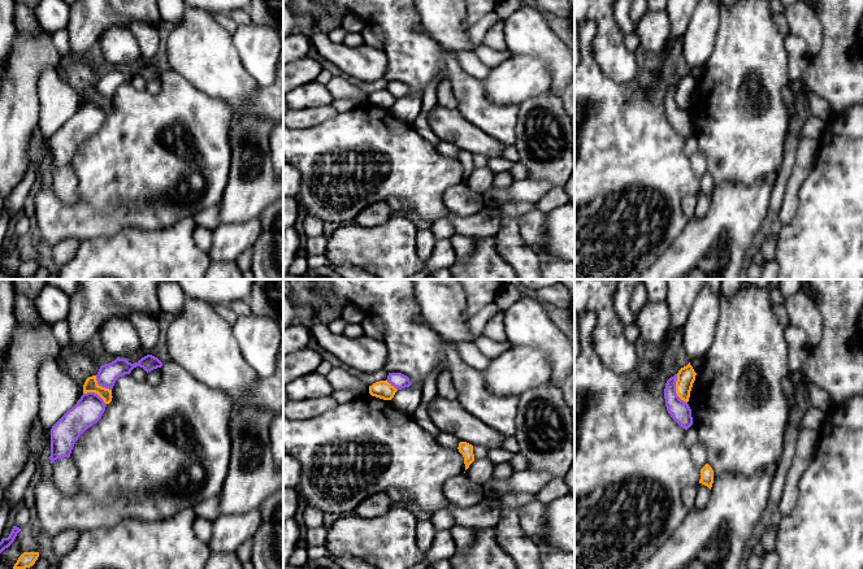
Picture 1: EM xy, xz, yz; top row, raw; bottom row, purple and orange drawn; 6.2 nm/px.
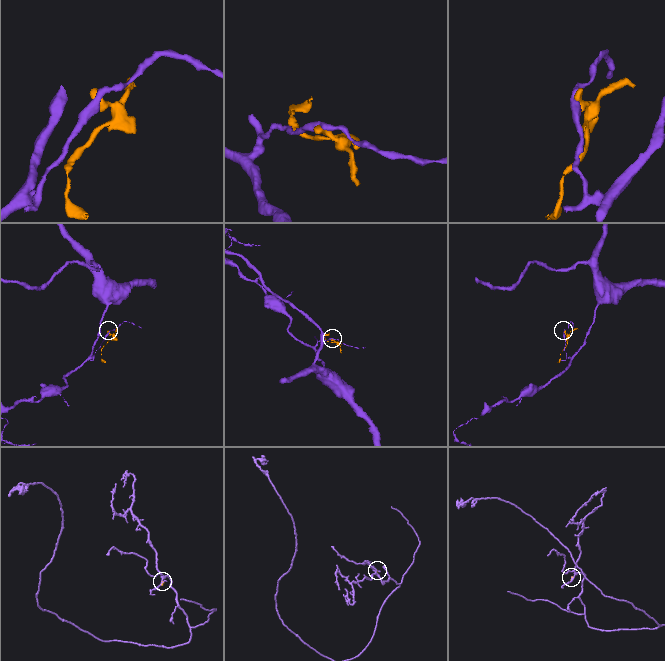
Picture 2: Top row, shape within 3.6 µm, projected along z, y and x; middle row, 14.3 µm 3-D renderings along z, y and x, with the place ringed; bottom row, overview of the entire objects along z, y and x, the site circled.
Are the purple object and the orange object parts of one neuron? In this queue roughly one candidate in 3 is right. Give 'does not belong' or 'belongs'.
does not belong

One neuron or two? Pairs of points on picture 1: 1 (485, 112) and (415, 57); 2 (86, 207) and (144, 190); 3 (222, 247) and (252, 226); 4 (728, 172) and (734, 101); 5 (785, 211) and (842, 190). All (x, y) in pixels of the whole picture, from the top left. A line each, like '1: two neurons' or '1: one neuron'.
1: one neuron
2: one neuron
3: one neuron
4: one neuron
5: two neurons

